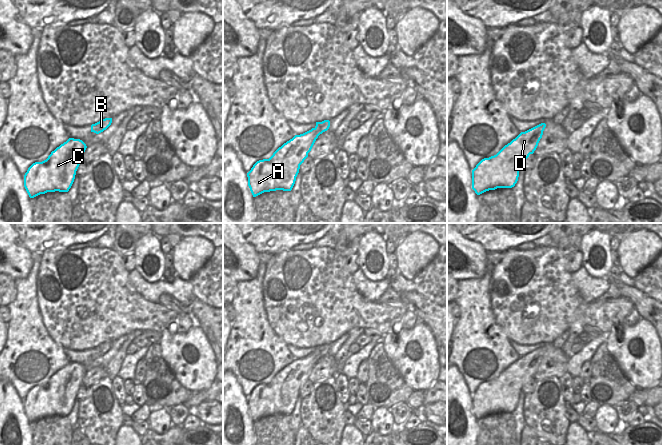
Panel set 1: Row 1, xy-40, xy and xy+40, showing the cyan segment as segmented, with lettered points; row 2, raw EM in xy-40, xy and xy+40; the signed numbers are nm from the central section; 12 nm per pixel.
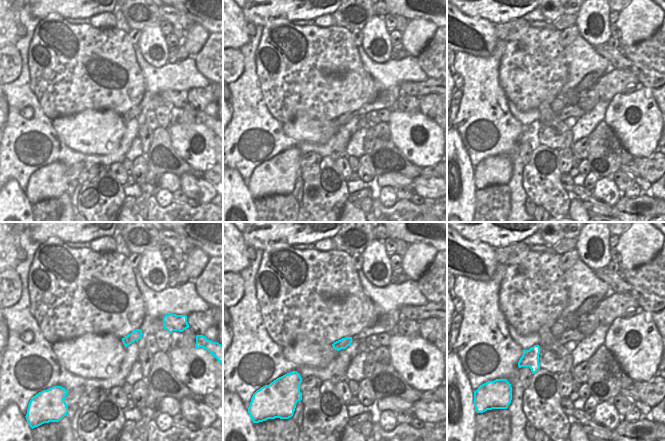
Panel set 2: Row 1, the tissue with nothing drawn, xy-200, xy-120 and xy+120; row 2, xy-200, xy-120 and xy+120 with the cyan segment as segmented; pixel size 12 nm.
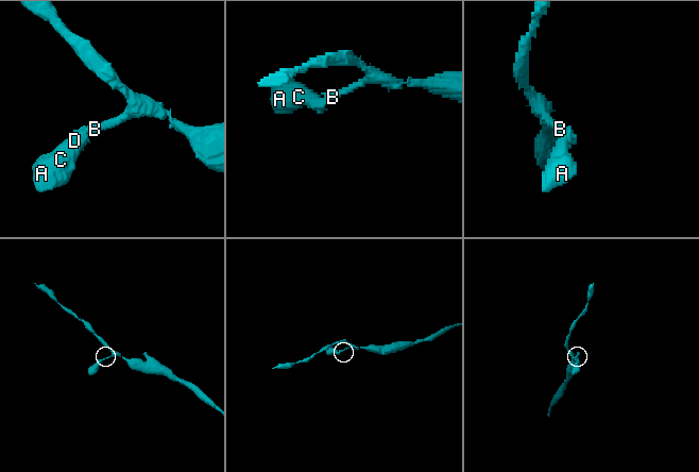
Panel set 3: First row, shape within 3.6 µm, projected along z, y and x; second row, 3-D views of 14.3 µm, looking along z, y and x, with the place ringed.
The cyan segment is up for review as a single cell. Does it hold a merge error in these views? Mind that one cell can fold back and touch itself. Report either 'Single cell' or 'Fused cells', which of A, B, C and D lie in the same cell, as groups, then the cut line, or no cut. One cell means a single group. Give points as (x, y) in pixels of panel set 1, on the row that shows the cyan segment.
Single cell. Groups: A B C D. No split

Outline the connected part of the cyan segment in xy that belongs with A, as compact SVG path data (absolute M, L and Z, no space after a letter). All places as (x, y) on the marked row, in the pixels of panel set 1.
M329 120L316 122L314 128L295 135L279 147L269 159L257 161L247 173L248 186L253 197L276 190L291 191L300 165L308 157L318 136L329 127Z

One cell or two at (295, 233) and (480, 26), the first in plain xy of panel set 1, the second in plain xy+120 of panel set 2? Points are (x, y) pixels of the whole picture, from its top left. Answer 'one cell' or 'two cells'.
two cells

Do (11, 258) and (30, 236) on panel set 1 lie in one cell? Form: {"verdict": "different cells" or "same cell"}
{"verdict": "different cells"}

